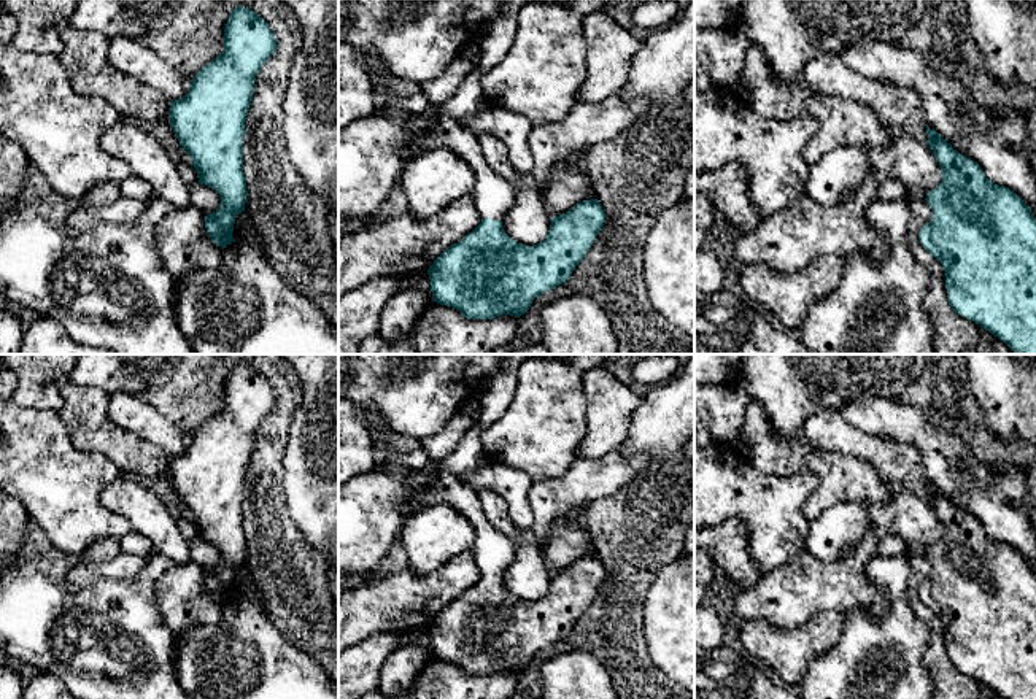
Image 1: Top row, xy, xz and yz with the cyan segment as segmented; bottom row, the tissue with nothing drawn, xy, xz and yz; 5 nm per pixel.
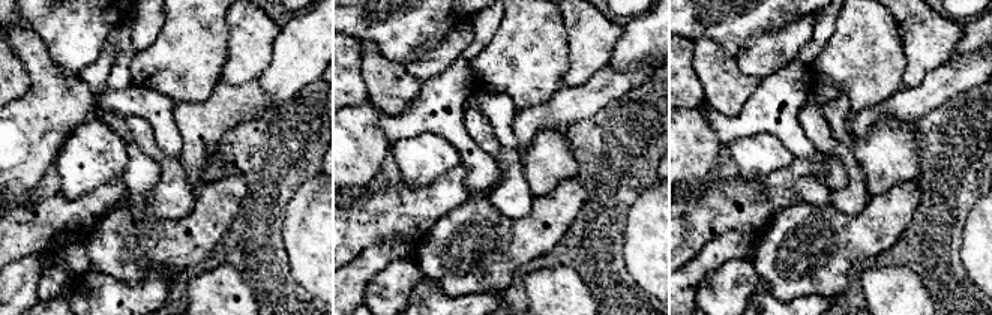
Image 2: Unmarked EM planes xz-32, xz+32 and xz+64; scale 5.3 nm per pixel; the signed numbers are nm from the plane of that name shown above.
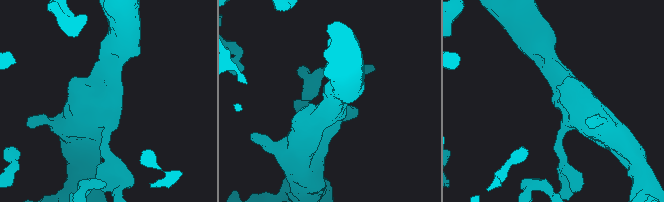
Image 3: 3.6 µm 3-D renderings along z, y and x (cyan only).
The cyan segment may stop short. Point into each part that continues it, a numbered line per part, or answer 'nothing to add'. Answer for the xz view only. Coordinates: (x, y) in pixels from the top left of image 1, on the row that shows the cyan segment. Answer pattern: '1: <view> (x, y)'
1: xz (493, 196)

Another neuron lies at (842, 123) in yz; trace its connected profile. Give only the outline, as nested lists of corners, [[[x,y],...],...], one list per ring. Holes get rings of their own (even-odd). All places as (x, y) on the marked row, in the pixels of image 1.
[[[750,44],[745,52],[745,64],[737,83],[739,86],[733,91],[744,98],[753,111],[767,119],[787,121],[802,116],[812,116],[817,119],[818,129],[802,149],[807,165],[815,165],[823,156],[837,148],[890,145],[891,133],[882,127],[876,113],[866,105],[849,98],[818,97],[809,89],[804,75],[799,76],[794,84],[779,81],[769,70],[766,56],[755,44]]]

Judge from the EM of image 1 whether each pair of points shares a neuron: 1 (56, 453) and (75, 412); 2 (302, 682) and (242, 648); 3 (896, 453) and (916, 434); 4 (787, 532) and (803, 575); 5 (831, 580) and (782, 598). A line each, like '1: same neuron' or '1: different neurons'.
1: different neurons
2: same neuron
3: different neurons
4: different neurons
5: same neuron

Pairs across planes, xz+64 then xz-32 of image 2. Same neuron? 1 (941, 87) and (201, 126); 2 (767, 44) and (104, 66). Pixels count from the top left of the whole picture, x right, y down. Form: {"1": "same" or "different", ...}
{"1": "same", "2": "same"}

